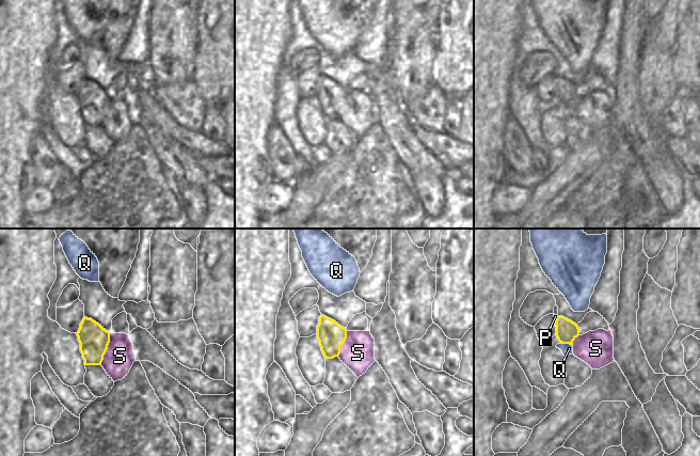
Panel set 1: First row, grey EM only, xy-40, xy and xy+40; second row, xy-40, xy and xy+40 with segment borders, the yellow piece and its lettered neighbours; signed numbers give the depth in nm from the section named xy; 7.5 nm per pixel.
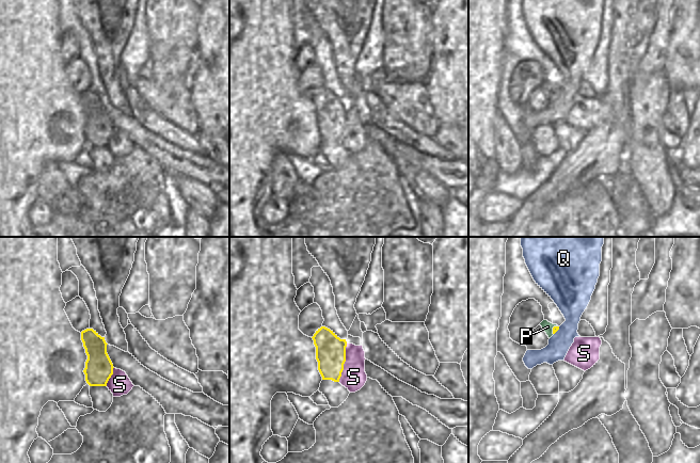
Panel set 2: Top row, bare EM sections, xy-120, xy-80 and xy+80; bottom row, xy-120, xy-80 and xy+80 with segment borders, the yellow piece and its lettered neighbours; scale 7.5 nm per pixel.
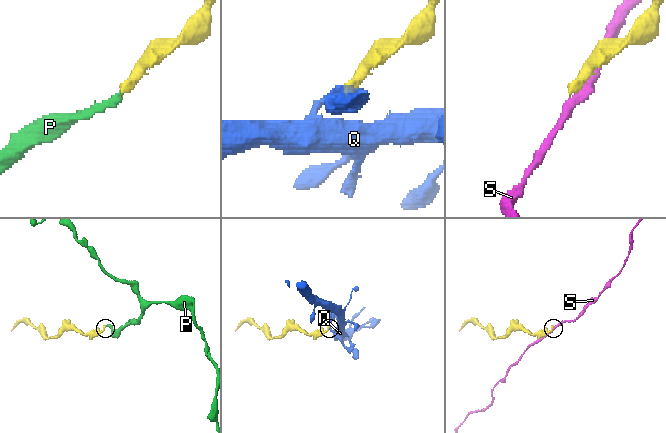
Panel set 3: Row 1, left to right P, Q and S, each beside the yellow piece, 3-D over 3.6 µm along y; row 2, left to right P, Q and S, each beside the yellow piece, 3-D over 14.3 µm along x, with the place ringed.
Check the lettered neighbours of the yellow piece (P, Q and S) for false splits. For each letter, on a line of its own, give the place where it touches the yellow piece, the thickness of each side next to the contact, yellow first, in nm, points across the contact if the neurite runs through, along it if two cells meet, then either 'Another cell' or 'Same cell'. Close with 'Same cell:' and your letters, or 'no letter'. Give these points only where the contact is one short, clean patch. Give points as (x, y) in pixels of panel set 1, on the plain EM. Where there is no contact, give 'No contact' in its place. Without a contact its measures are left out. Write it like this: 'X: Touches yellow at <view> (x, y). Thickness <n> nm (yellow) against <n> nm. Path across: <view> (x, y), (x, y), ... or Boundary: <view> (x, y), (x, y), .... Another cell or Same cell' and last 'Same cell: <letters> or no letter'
P: Touches yellow at xy+40 (556, 82). Thickness 160 nm (yellow) against 30 nm. Path across: xy+40 (566, 91), (556, 82), (555, 77). Same cell
Q: Touches yellow at xy+40 (567, 104). Thickness 160 nm (yellow) against 80 nm. Boundary: xy+40 (561, 103), (571, 106). Another cell
S: Touches yellow at xy-40 (107, 109). Thickness 220 nm (yellow) against 220 nm. Another cell
Same cell: P

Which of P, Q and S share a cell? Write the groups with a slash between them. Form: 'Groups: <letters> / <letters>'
Groups: P / Q / S

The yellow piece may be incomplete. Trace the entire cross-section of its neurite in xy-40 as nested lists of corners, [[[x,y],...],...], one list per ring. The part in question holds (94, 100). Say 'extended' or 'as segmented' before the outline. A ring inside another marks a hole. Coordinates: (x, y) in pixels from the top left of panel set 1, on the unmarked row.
as segmented; [[[84,77],[76,95],[84,126],[101,126],[110,104],[110,92],[92,79]]]

